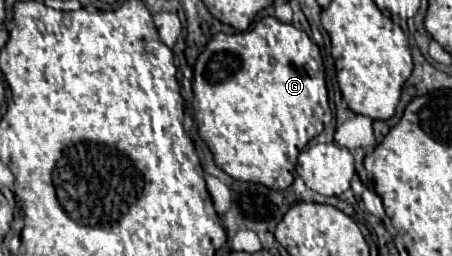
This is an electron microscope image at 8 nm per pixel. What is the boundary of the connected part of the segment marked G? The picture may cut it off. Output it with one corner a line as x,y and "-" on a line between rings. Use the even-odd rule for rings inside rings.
262,17
252,31
214,35
196,59
192,89
198,107
198,133
210,147
214,163
222,171
234,179
262,183
270,189
286,189
292,185
300,151
324,129
322,117
328,103
320,49
302,29
274,17

